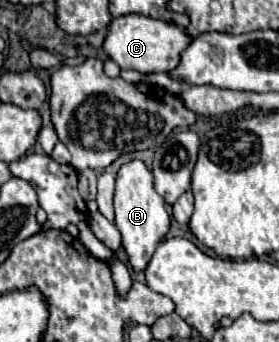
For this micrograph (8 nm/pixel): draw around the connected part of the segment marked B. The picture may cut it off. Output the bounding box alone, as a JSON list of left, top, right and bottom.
[114,160,170,272]

